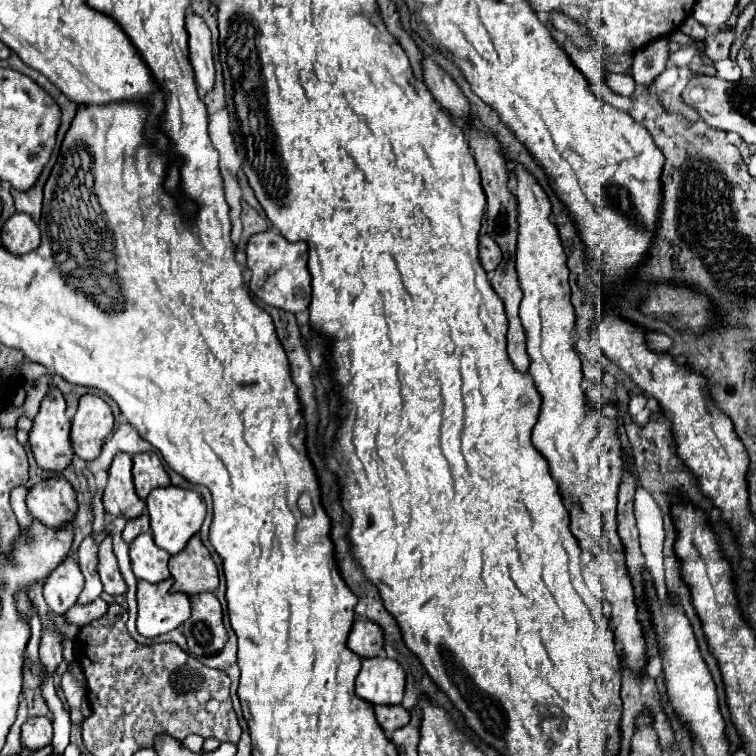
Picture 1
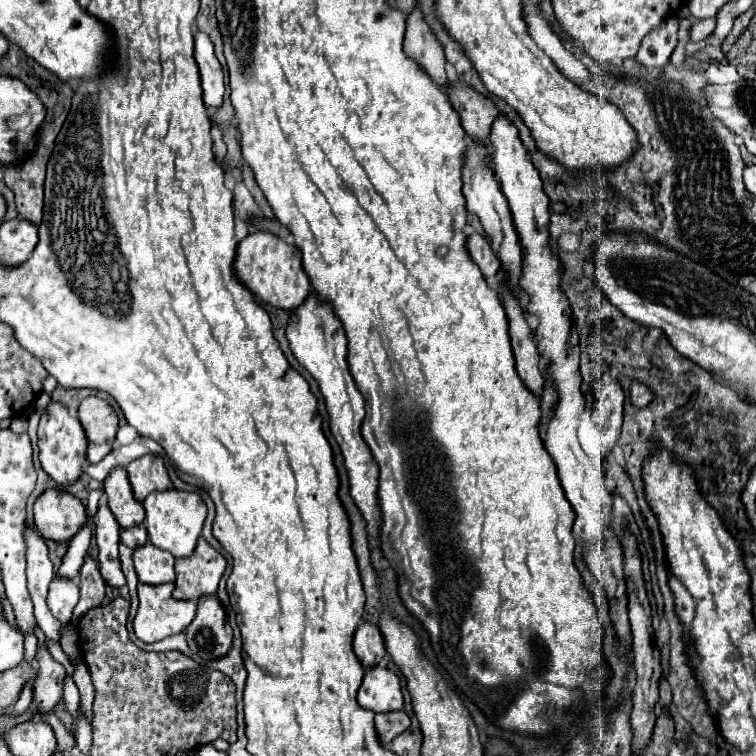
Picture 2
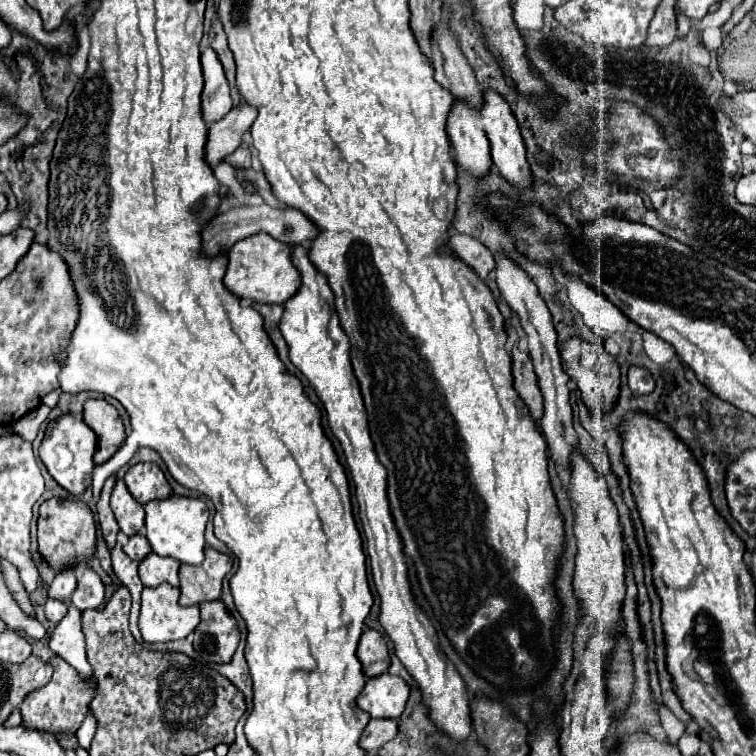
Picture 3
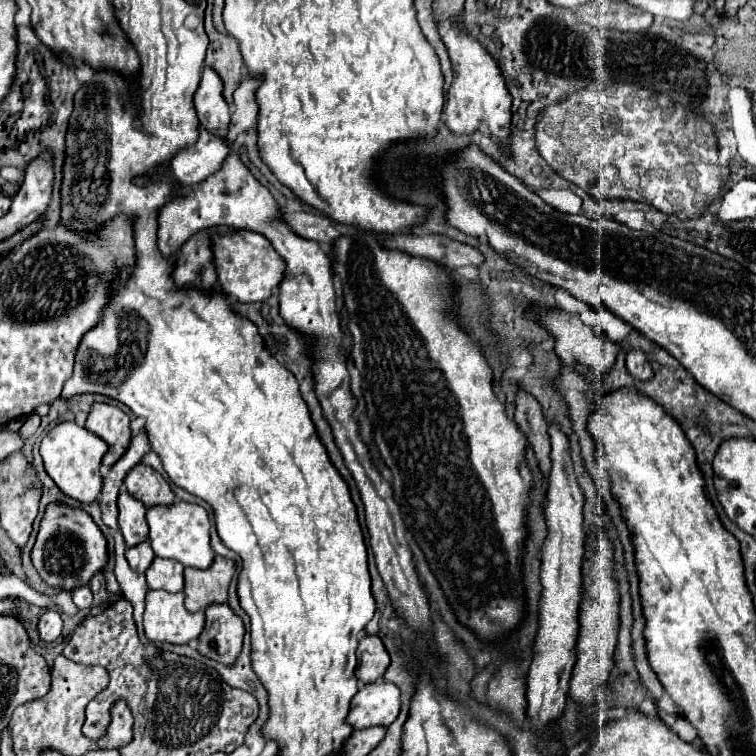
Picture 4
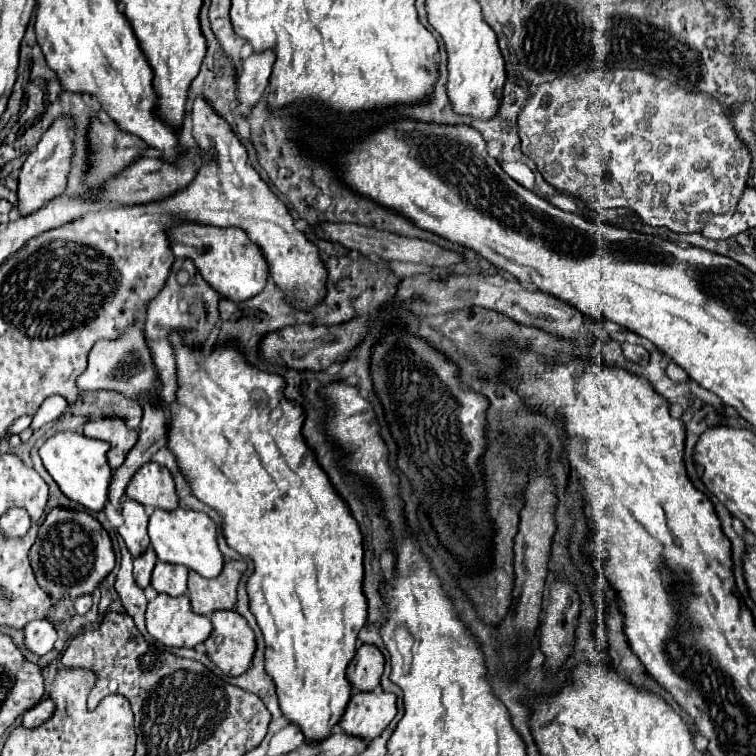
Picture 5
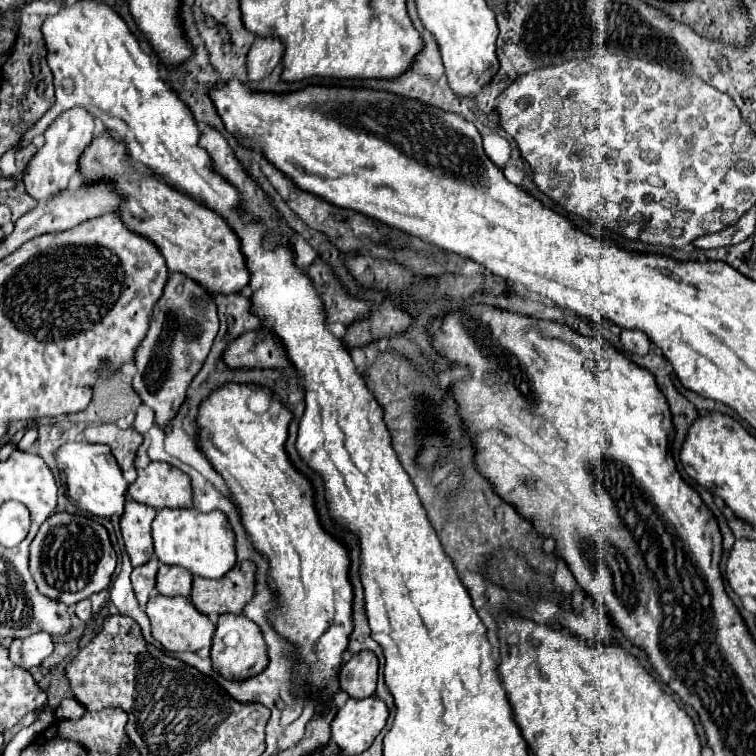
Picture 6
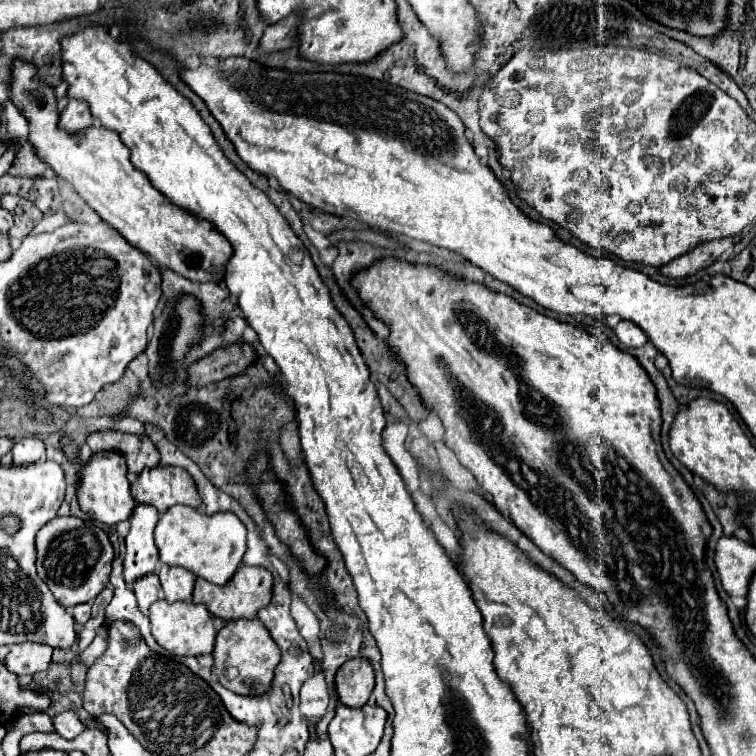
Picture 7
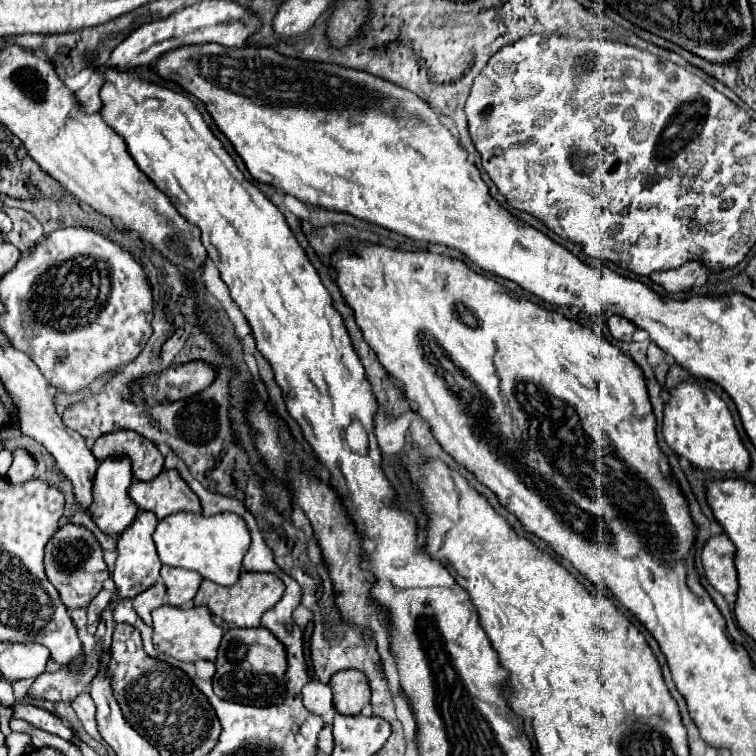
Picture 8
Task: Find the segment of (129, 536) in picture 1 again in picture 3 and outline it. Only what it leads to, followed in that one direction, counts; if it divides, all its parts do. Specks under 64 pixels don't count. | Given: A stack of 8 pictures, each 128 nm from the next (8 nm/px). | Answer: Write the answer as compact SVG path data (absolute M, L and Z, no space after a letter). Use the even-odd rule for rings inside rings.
M134 534L134 536L130 536L128 544L124 546L124 552L126 552L132 560L142 560L142 558L150 552L150 542L146 540L144 534Z

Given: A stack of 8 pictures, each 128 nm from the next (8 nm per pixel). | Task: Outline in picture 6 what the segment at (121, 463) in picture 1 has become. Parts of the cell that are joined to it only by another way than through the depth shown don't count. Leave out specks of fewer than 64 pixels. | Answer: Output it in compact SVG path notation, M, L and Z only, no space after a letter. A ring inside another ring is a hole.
M134 500L126 502L124 514L120 518L120 530L132 566L142 566L154 556L150 536L150 522L154 520L154 516L156 516L154 508Z

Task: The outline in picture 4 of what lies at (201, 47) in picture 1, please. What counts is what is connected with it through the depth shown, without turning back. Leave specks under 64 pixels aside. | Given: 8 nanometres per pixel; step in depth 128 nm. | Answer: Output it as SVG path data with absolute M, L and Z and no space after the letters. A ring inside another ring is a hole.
M212 68L202 70L202 82L198 92L194 94L194 106L200 126L214 134L226 136L226 128L230 122L230 106L222 96L222 80L218 74L214 74Z

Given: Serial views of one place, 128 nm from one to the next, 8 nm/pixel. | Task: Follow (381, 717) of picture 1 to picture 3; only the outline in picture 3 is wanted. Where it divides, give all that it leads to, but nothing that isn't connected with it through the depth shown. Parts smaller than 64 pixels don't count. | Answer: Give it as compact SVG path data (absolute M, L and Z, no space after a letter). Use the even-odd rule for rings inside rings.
M370 720L370 724L366 726L366 730L360 738L360 746L368 752L378 752L378 748L382 748L382 744L394 740L396 734L398 734L396 720Z

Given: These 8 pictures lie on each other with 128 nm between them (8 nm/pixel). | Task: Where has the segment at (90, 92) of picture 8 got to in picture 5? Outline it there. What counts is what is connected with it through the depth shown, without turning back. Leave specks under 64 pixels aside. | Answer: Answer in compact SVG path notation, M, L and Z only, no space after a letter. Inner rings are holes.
M58 120L38 142L38 146L28 154L28 158L22 164L22 174L18 182L18 204L16 214L28 216L30 212L36 212L42 208L42 204L58 198L66 188L66 174L70 170L70 158L74 154L72 136L70 136L70 120Z

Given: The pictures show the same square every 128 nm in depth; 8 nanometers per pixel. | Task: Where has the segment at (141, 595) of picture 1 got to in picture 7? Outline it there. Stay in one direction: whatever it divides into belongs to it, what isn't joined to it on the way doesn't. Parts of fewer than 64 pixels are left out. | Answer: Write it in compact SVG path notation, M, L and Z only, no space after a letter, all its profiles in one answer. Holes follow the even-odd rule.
M158 600L150 606L150 622L152 622L152 636L156 642L166 648L170 654L176 656L198 656L198 654L208 654L214 648L214 638L216 638L216 626L202 604L194 602L166 602Z

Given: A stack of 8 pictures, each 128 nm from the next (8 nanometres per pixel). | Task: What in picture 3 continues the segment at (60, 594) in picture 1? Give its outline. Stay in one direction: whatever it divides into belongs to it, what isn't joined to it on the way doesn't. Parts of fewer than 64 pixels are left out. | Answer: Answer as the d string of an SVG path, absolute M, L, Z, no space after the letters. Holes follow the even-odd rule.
M48 598L46 600L46 618L50 622L54 622L54 624L60 622L66 616L66 612L68 612L68 604L66 602L62 602L58 598Z

